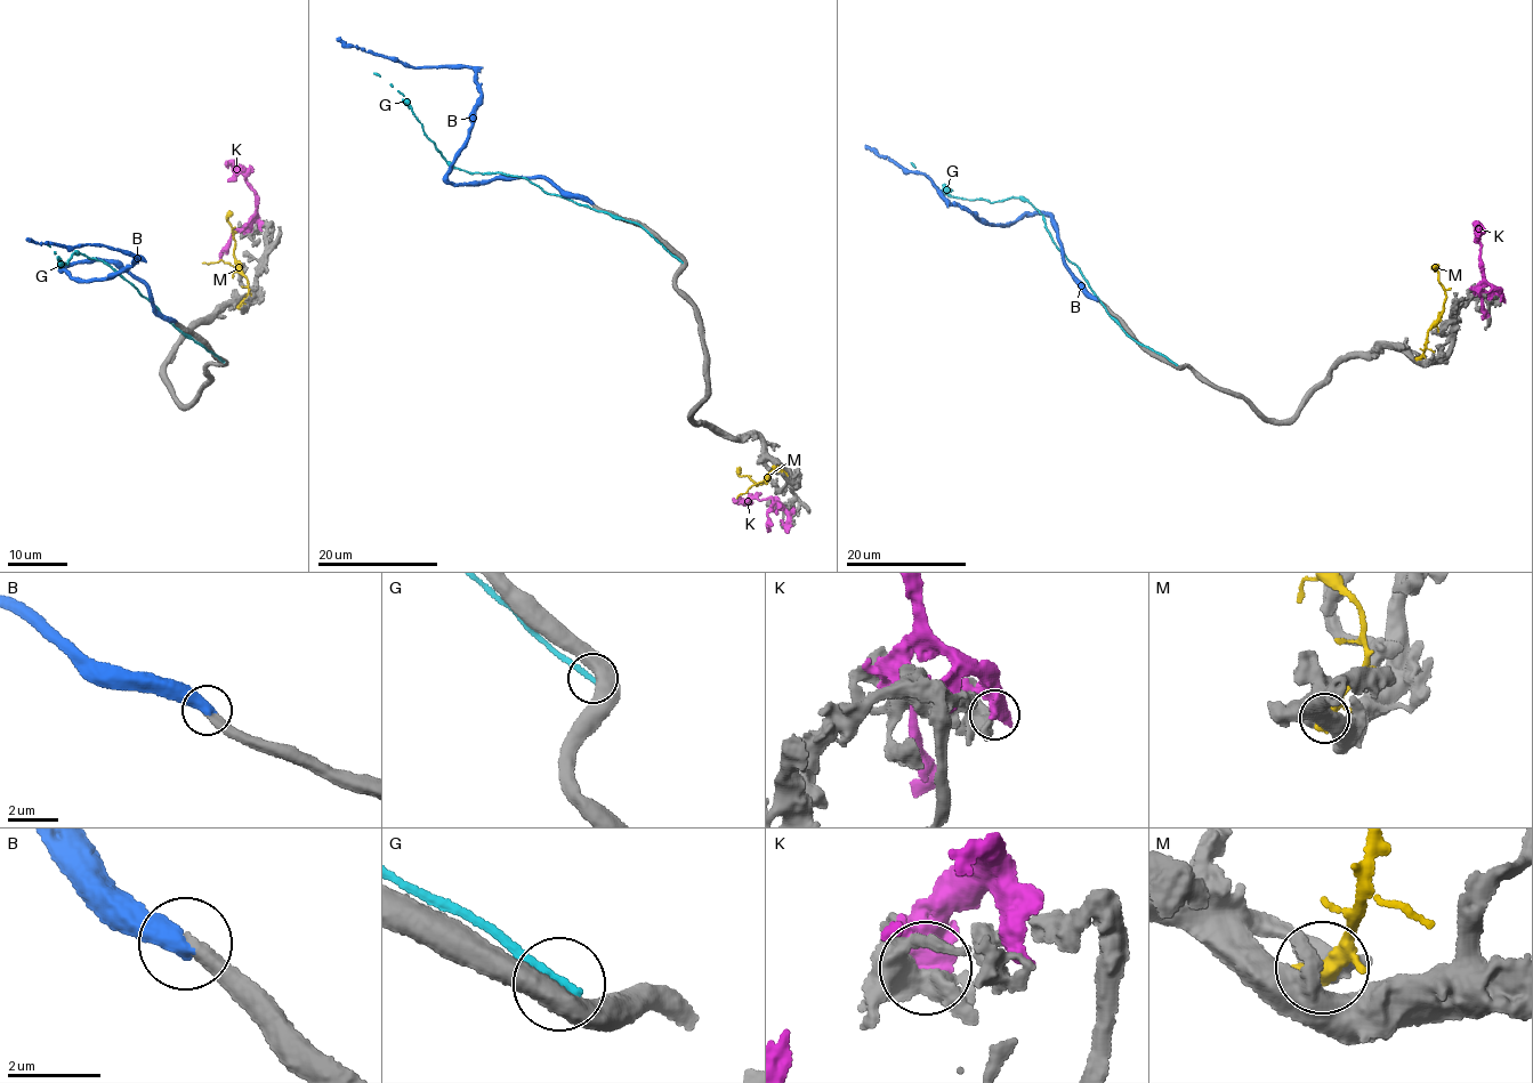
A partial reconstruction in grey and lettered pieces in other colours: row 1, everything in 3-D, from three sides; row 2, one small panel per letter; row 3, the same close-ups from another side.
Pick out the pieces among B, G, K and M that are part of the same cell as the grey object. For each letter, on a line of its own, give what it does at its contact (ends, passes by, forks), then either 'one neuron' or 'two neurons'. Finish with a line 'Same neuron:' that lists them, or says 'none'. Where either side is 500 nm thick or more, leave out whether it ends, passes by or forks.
B: it ends | one neuron
G: two neurons
K: two neurons
M: two neurons
Same neuron: B

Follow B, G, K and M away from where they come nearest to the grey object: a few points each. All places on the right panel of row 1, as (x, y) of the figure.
B: (1097, 300), (1074, 279), (1053, 219), (1039, 210), (981, 223), (950, 204), (933, 180), (865, 145)
G: (1175, 363), (1139, 344), (1107, 314), (1079, 267), (1055, 245), (1042, 215), (1026, 201), (958, 199), (910, 162)
K: (1501, 300), (1484, 275), (1478, 239), (1481, 229), (1473, 224)
M: (1420, 357), (1446, 296), (1434, 265)

